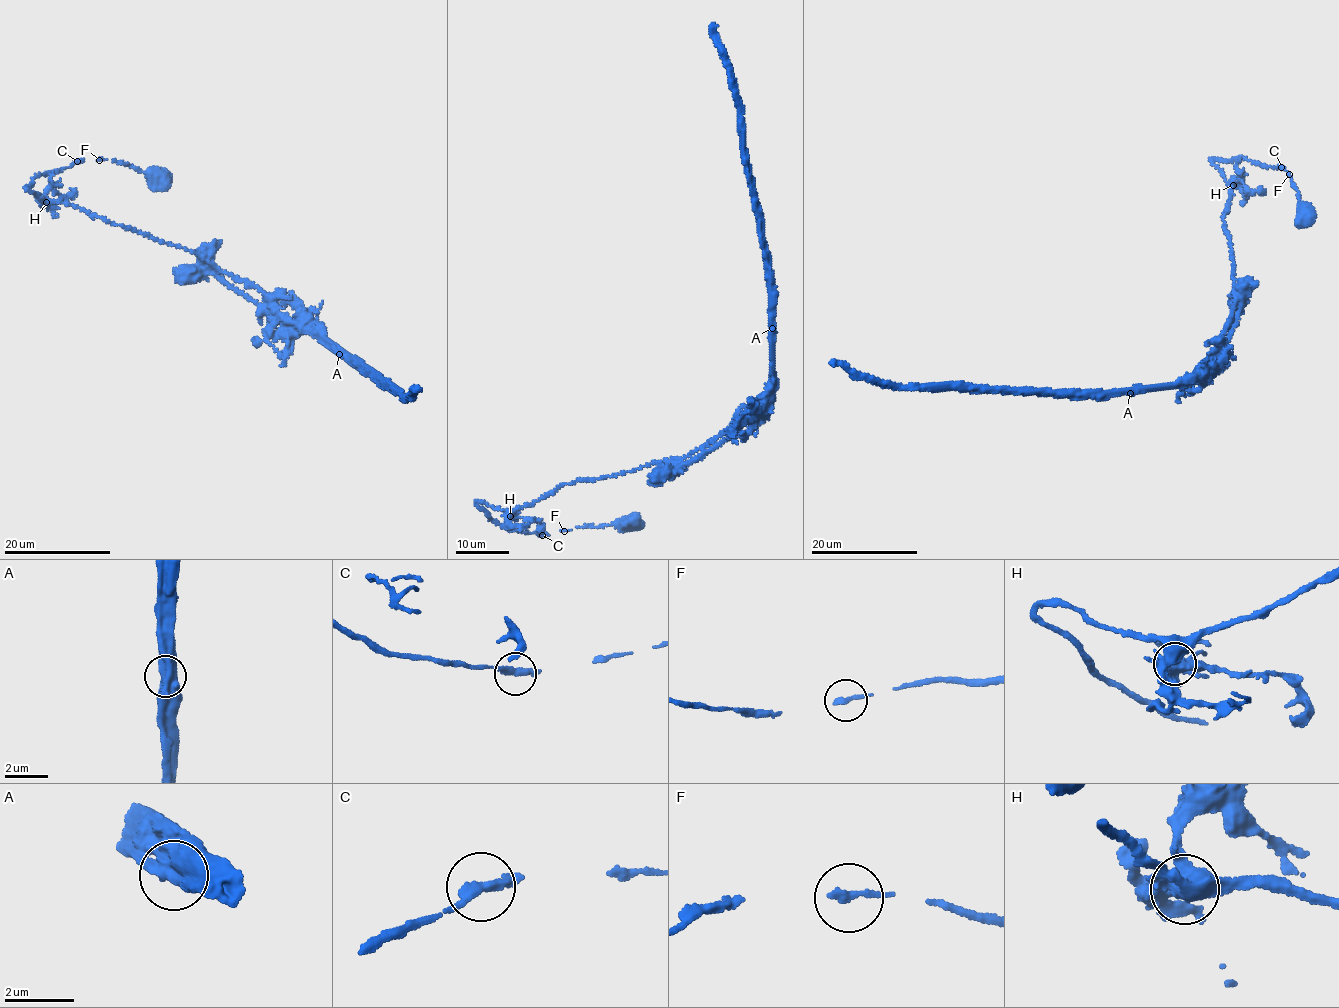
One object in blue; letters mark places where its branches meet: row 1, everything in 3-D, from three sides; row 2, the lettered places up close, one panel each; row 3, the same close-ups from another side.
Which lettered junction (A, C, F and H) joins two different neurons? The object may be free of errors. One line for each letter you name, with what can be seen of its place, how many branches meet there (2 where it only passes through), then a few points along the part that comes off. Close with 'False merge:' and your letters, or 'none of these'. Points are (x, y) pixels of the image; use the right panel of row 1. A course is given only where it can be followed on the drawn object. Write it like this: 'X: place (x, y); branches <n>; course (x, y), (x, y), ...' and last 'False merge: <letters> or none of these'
A: place (1130, 393); branches 1; course (1130, 392), (1188, 385), (1231, 316), (1234, 271), (1223, 219), (1229, 184), (1212, 158), (1283, 169), (1305, 226)
False merge: A

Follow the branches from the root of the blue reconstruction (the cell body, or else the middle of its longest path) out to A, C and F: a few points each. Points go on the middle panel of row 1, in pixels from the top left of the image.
A: (628, 522), (540, 535), (500, 526), (476, 503), (516, 510), (582, 479), (692, 454), (767, 390), (772, 328)
C: (628, 522), (542, 535)
F: (628, 522), (564, 531)

